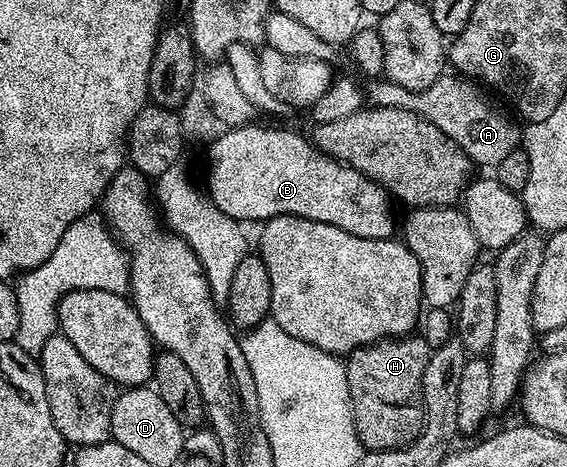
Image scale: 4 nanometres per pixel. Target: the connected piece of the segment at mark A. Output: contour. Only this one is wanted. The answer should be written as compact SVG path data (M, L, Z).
M447 72L439 76L437 81L433 82L425 91L419 92L407 90L405 87L398 86L398 84L386 78L377 78L368 84L370 85L366 85L365 96L370 105L381 108L409 110L411 113L417 114L423 120L429 121L431 125L437 126L451 141L457 142L465 150L472 163L478 167L481 165L494 168L501 163L506 155L511 154L512 150L520 147L522 141L520 125L517 126L503 111L493 106L486 96L488 93L478 83L475 83L468 77Z

